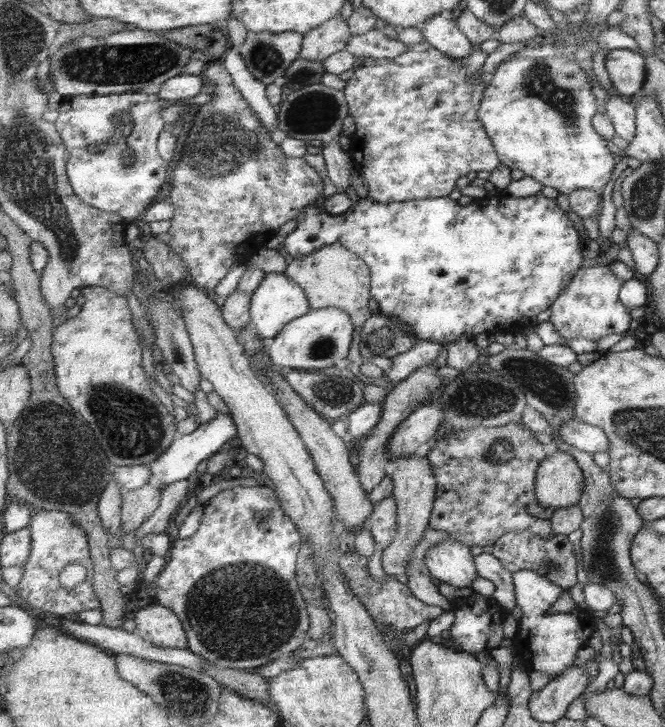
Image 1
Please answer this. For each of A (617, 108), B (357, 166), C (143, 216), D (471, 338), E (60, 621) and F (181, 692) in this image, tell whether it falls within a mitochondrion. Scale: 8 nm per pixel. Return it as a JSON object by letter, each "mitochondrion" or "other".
{"A":"other","B":"other","C":"other","D":"other","E":"other","F":"mitochondrion"}

